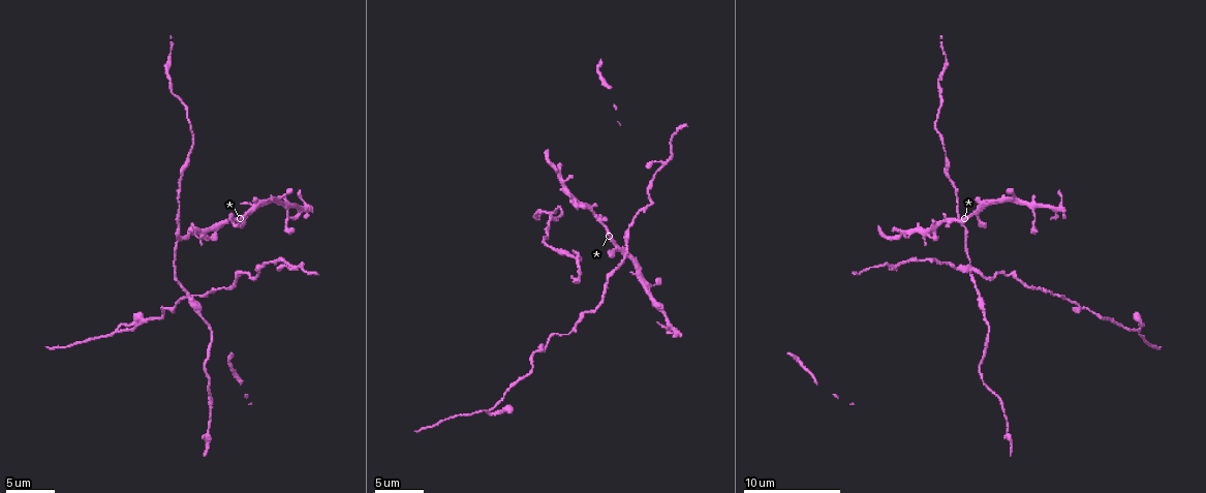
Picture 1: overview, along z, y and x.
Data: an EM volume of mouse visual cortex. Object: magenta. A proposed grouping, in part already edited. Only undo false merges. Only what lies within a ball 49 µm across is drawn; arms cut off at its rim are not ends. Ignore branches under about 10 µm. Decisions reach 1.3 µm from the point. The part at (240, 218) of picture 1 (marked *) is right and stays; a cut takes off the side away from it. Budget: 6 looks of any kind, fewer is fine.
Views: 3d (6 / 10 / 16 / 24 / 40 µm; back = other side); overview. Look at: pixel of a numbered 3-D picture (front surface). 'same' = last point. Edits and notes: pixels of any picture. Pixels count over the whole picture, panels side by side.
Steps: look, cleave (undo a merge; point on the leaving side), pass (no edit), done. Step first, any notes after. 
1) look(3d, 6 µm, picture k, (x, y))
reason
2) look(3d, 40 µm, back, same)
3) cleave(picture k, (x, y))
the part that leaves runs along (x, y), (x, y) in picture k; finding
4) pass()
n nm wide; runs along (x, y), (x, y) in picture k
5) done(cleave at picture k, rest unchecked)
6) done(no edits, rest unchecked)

look(3d, 10 µm, picture 1, (558, 218))
thick turns thin

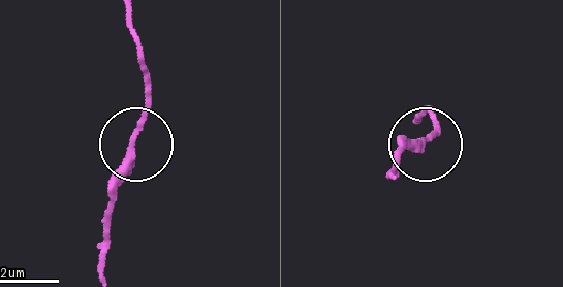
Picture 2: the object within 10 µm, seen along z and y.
look(3d, 10 µm, back, picture 2, (131, 150))

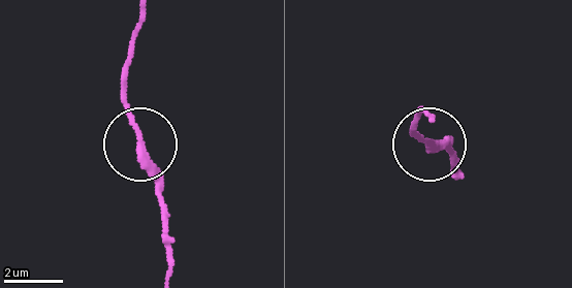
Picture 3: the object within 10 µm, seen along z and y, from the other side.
pass()
continuous, no second neuron

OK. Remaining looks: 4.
look(3d, 10 µm, picture 1, (176, 217))

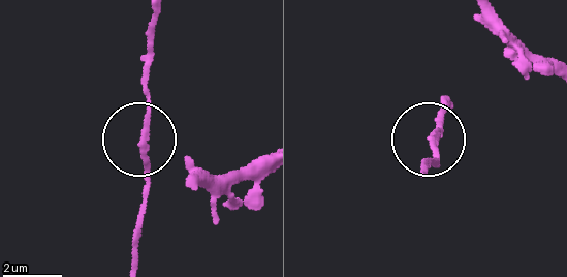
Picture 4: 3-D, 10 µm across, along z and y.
look(3d, 6 µm, picture 4, (145, 143))
closer look

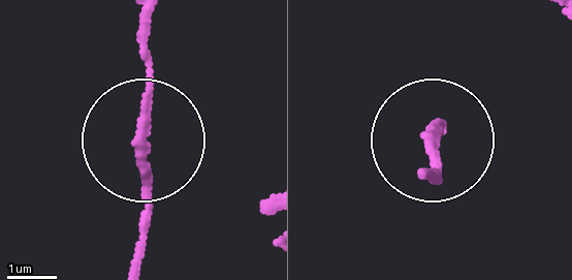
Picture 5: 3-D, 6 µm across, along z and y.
pass()
side arm 23 µm; one neuron here

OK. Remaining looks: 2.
look(3d, 16 µm, picture 1, (616, 249))

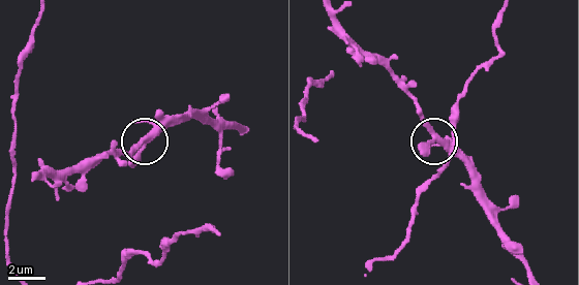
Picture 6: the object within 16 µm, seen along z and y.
pass()
runs along (420, 117), (430, 134), (464, 165) in picture 6; all the same neuron

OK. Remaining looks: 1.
done(no edits, rest unchecked)

